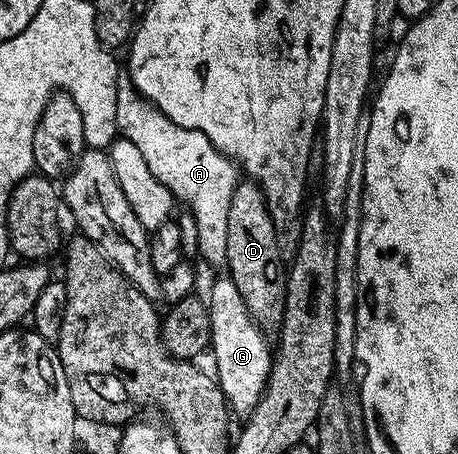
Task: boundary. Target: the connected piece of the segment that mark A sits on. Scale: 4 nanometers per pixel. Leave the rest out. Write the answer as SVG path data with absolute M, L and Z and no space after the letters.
M126 75L120 76L117 87L117 127L119 136L129 139L129 143L135 144L141 151L149 171L157 175L159 182L171 192L172 198L178 204L180 201L186 212L193 215L197 223L198 256L203 256L211 265L226 266L225 239L229 239L229 199L233 199L233 191L241 180L241 173L235 162L229 160L221 151L217 151L217 147L213 147L213 143L204 133L173 123L173 119L166 117L155 105L139 96L131 78Z

